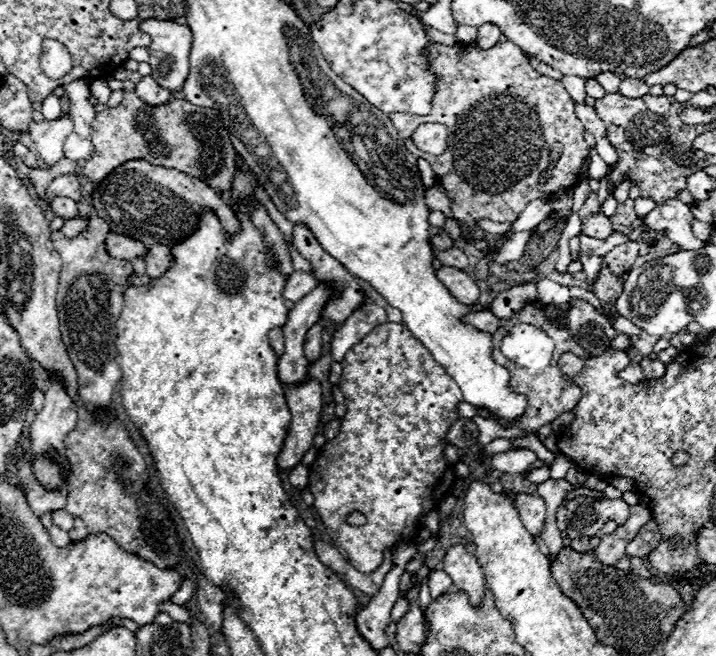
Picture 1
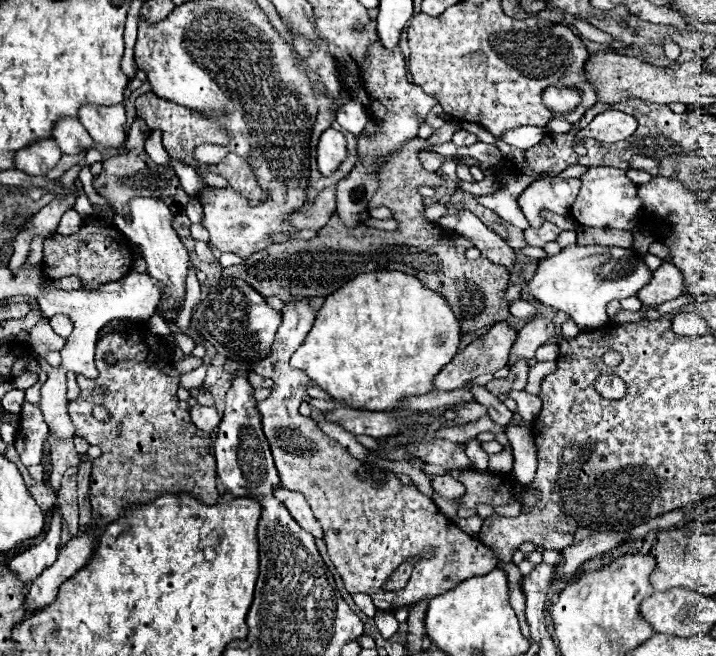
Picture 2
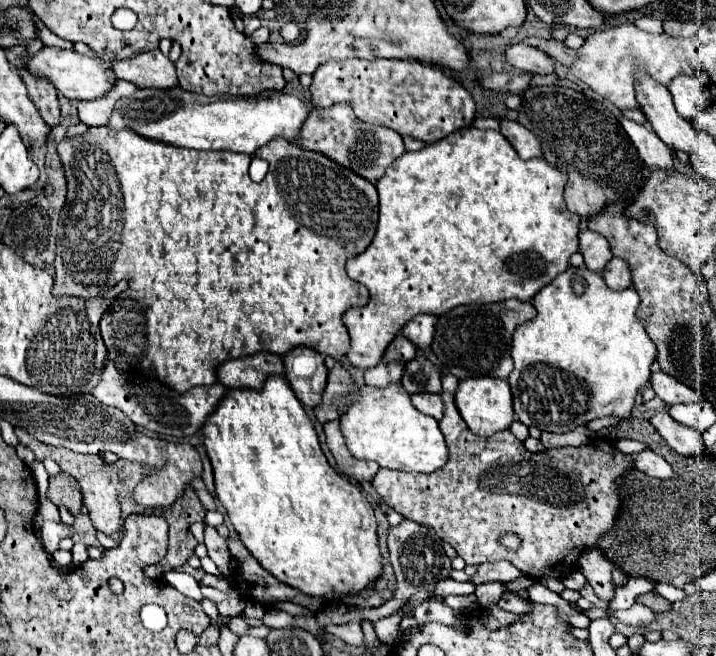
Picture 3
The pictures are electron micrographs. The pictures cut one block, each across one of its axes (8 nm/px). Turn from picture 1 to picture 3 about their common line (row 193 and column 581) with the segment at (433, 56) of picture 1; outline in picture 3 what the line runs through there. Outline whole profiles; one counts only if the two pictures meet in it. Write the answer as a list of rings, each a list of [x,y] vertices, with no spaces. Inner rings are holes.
[[[442,392],[442,396],[446,402],[446,412],[440,420],[440,430],[448,440],[450,450],[446,466],[432,474],[380,468],[372,480],[372,486],[384,498],[384,502],[404,518],[434,528],[444,542],[452,544],[452,548],[464,558],[466,564],[496,562],[502,558],[534,580],[562,580],[568,572],[576,570],[582,552],[598,548],[598,538],[616,528],[616,518],[622,504],[618,484],[620,476],[626,476],[626,472],[632,470],[634,456],[620,452],[614,446],[614,440],[608,436],[596,436],[592,442],[580,448],[566,446],[544,452],[528,452],[510,430],[482,438],[468,430],[456,410],[454,396],[448,392]],[[506,532],[520,536],[522,546],[516,552],[510,552],[498,544],[498,536]]]

